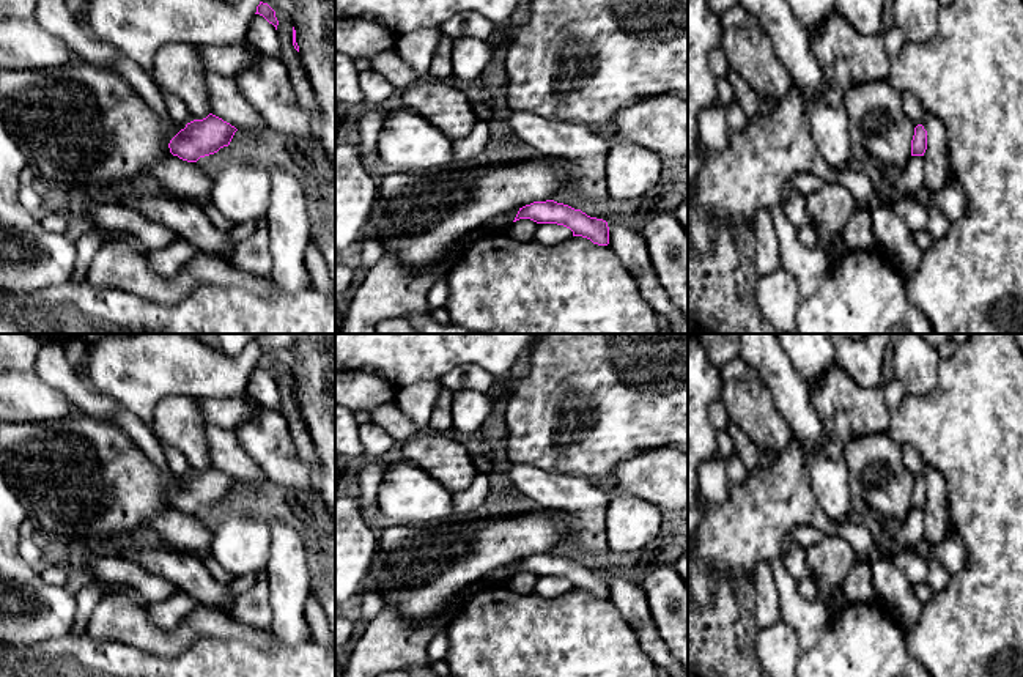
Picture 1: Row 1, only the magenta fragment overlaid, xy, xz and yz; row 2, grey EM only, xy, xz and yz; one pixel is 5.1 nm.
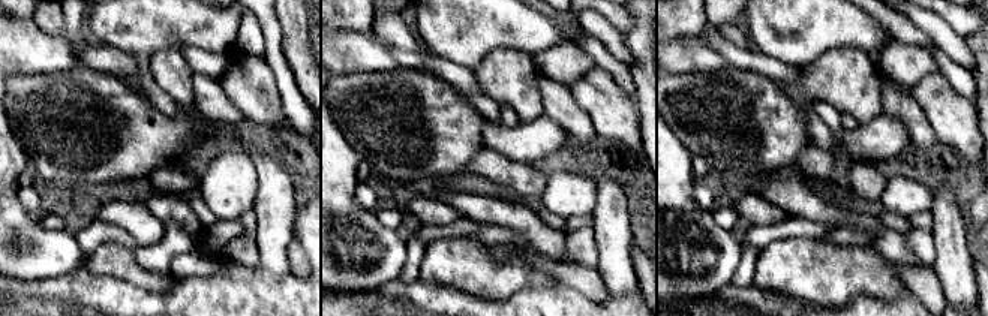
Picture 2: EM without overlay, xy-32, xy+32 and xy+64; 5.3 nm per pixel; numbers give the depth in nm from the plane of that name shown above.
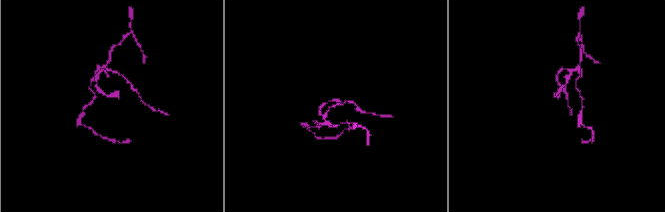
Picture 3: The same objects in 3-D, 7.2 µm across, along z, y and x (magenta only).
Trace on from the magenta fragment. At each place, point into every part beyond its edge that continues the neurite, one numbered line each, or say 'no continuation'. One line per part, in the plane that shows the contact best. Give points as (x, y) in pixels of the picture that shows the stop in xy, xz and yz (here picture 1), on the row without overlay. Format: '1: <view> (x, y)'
no continuation

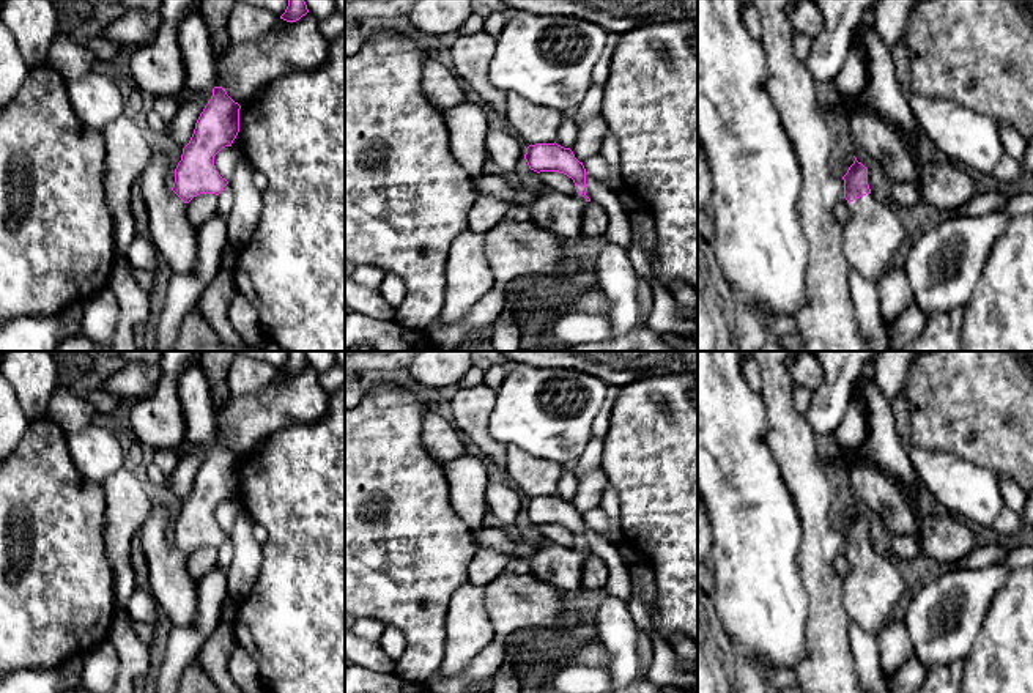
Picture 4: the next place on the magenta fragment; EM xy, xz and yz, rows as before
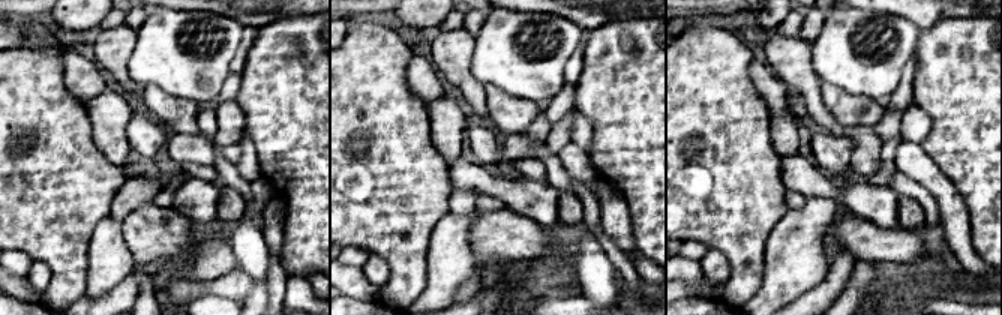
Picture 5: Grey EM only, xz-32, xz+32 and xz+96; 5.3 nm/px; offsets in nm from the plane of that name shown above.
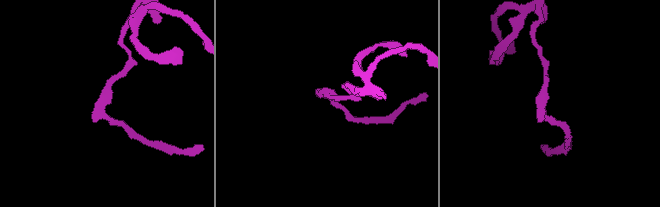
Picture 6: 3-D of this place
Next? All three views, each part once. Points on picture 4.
1: yz (874, 592)

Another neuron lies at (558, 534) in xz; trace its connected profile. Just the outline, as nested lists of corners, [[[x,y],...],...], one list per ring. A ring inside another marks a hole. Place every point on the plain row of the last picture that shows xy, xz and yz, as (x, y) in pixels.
[[[540,524],[539,526],[542,536],[545,537],[546,542],[553,542],[562,547],[575,548],[576,539],[572,531],[568,531],[564,526],[559,524]]]

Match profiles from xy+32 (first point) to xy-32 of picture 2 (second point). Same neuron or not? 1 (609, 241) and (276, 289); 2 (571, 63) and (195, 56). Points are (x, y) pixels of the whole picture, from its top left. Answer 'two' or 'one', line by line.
1: two
2: one

